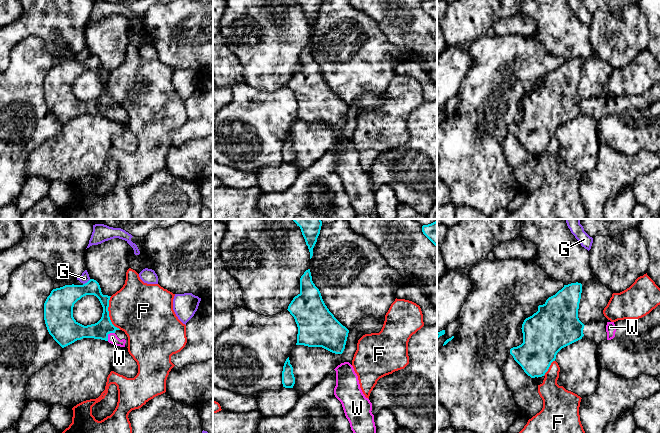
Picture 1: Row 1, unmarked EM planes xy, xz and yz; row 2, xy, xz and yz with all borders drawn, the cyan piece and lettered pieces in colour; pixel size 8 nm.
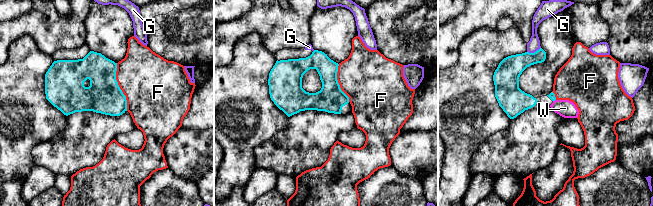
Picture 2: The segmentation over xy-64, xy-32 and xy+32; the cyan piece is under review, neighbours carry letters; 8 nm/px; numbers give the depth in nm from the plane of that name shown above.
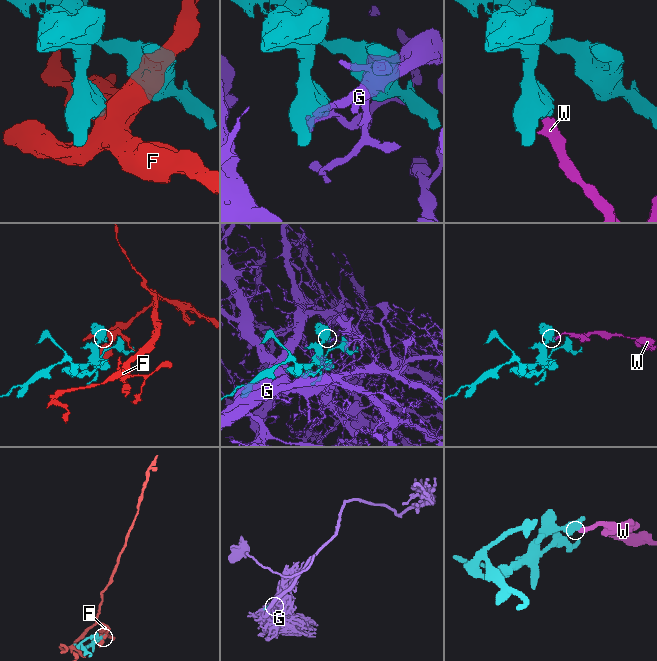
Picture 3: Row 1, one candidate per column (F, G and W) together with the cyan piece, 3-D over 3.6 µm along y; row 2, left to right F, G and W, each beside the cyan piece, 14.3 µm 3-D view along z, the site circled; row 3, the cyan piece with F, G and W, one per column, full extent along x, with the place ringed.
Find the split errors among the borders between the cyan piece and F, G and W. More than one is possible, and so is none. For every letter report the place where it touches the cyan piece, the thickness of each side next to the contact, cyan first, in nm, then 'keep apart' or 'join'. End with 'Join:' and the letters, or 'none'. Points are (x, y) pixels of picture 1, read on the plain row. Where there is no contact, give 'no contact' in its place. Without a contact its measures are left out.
F: meets cyan in xy at (108, 90); 140 nm thick on the cyan side, 420 nm on the other; keep apart
G: meets cyan in xy at (87, 58); 200 nm thick on the cyan side, 80 nm on the other; keep apart
W: meets cyan in xy at (107, 111); 140 nm thick on the cyan side, 80 nm on the other; join
Join: W

